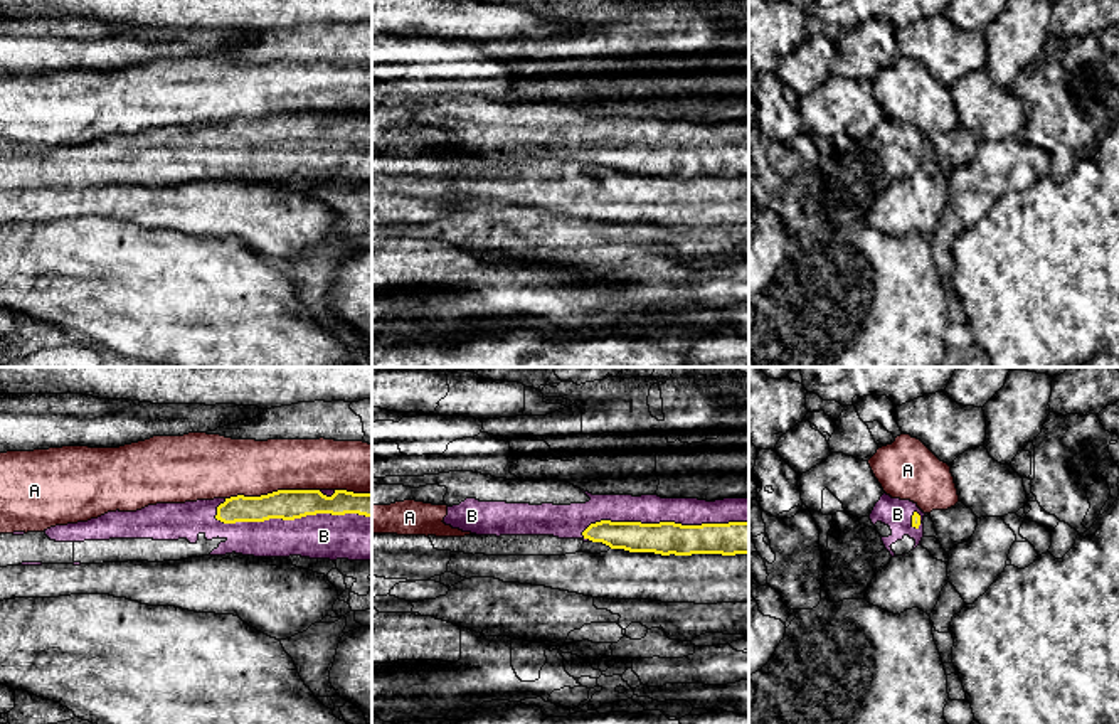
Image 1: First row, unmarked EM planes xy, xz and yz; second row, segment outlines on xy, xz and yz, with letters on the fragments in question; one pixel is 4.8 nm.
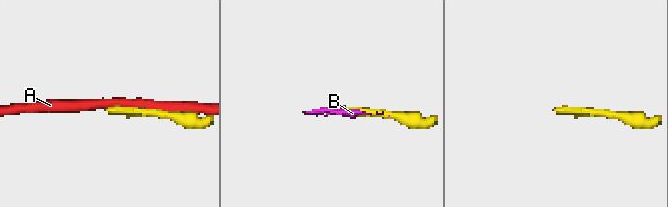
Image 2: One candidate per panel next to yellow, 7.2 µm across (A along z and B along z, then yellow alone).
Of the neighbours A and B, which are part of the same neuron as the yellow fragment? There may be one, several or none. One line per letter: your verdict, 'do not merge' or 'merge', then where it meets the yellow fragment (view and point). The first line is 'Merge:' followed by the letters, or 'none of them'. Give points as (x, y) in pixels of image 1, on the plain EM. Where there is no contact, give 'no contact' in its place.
Merge: B
A: do not merge; meets yellow in xy at (273, 115)
B: merge; meets yellow in xz at (663, 145)

